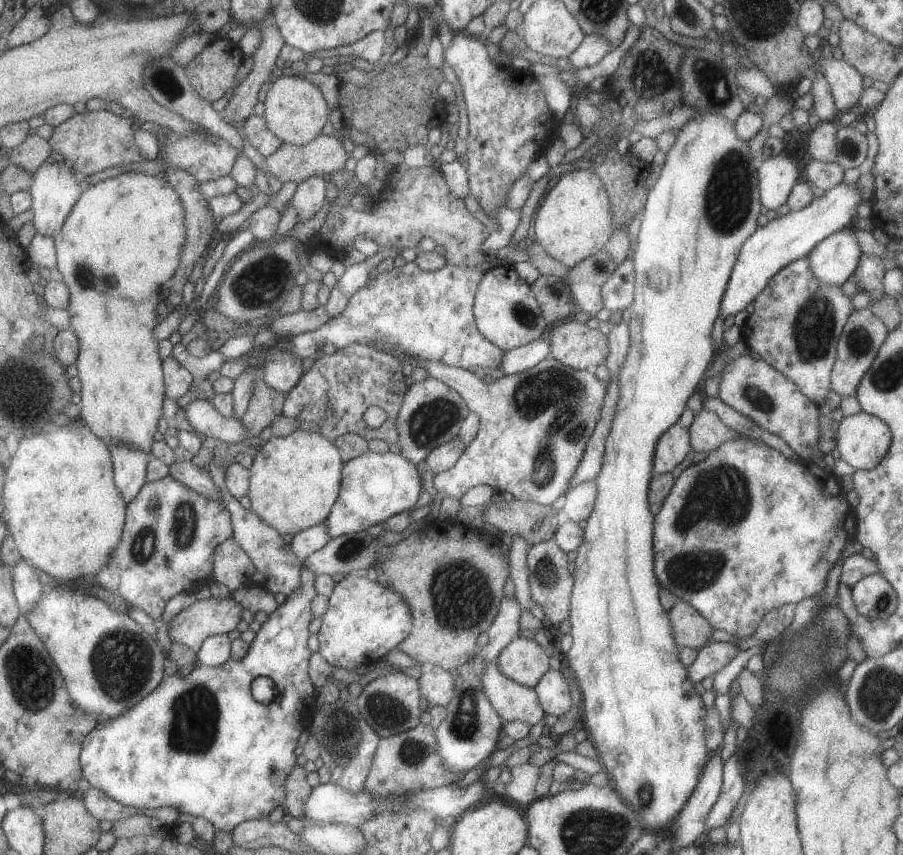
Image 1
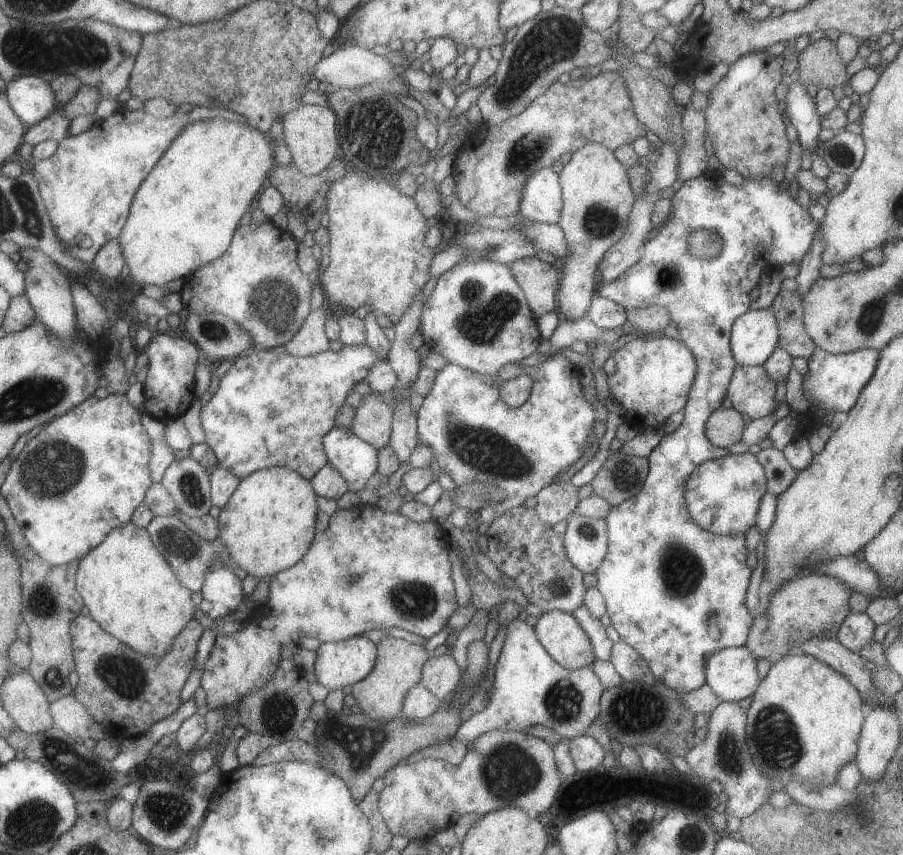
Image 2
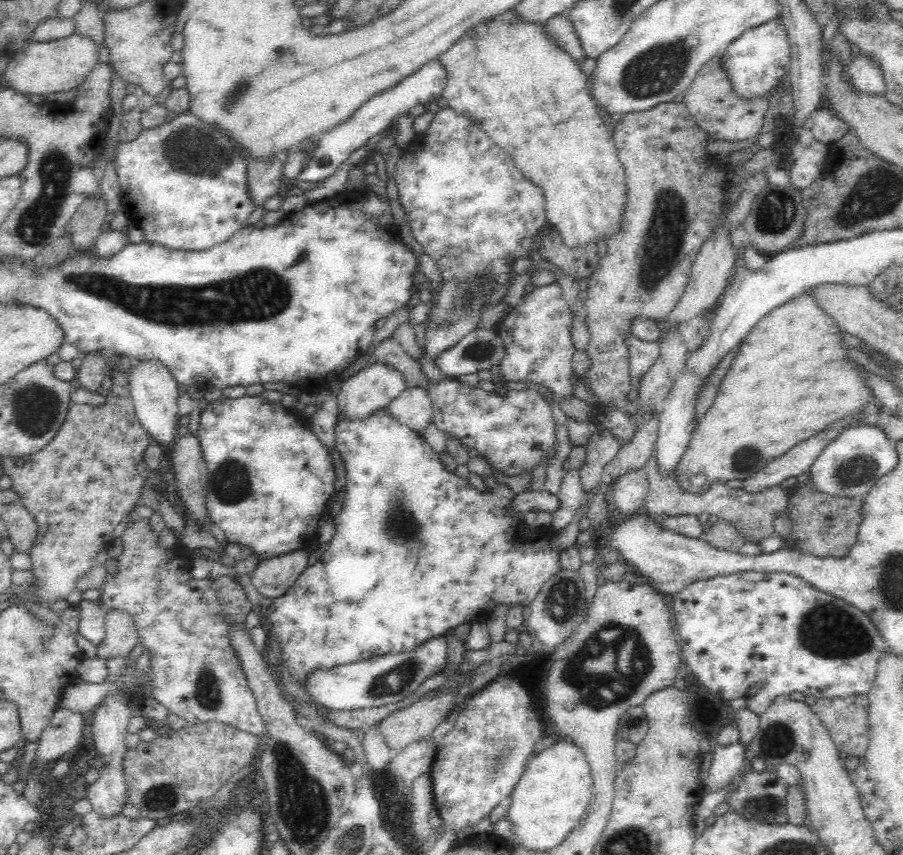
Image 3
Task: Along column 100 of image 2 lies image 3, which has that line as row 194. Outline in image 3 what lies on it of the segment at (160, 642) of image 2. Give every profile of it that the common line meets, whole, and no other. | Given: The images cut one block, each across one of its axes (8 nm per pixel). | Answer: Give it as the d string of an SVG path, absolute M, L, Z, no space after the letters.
M512 9L507 10L473 26L437 59L447 72L442 95L448 106L471 119L512 156L514 164L530 183L540 187L547 226L556 228L562 241L572 249L598 245L602 241L610 244L610 240L620 234L626 216L625 169L611 132L602 119L601 109L586 89L587 76L556 41L546 37L544 23L518 21Z

